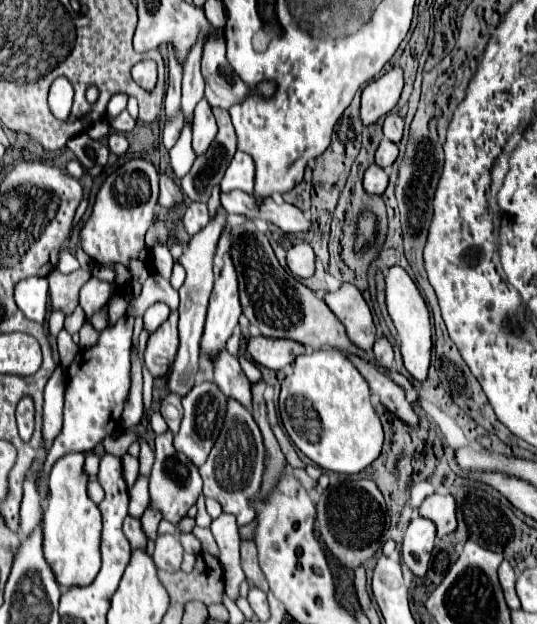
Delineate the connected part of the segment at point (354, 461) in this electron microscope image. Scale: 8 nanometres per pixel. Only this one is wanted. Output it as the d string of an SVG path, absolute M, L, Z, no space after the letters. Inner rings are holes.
M326 348L298 356L292 374L282 382L278 410L296 448L324 470L358 474L380 456L384 432L370 404L368 384L340 350ZM302 398L312 406L302 406Z

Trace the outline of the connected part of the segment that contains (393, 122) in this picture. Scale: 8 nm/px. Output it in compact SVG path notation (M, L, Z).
M396 112L388 114L388 118L384 120L384 136L390 142L398 144L402 140L402 130L404 130L404 120Z

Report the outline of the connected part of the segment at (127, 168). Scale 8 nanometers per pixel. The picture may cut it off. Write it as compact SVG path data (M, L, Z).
M132 160L126 162L122 168L118 168L116 172L112 172L94 202L92 214L88 218L88 222L84 224L82 232L80 232L80 242L82 242L82 250L100 266L106 266L110 270L116 270L116 264L122 264L128 272L130 272L130 262L140 258L140 250L144 248L144 234L150 228L150 224L154 222L156 216L156 206L158 206L158 172L156 168L146 162L146 160Z

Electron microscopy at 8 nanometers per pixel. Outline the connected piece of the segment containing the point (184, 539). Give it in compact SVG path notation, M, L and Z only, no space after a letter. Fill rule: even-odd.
M186 533L181 536L181 543L184 551L198 555L202 552L200 541L191 533Z

